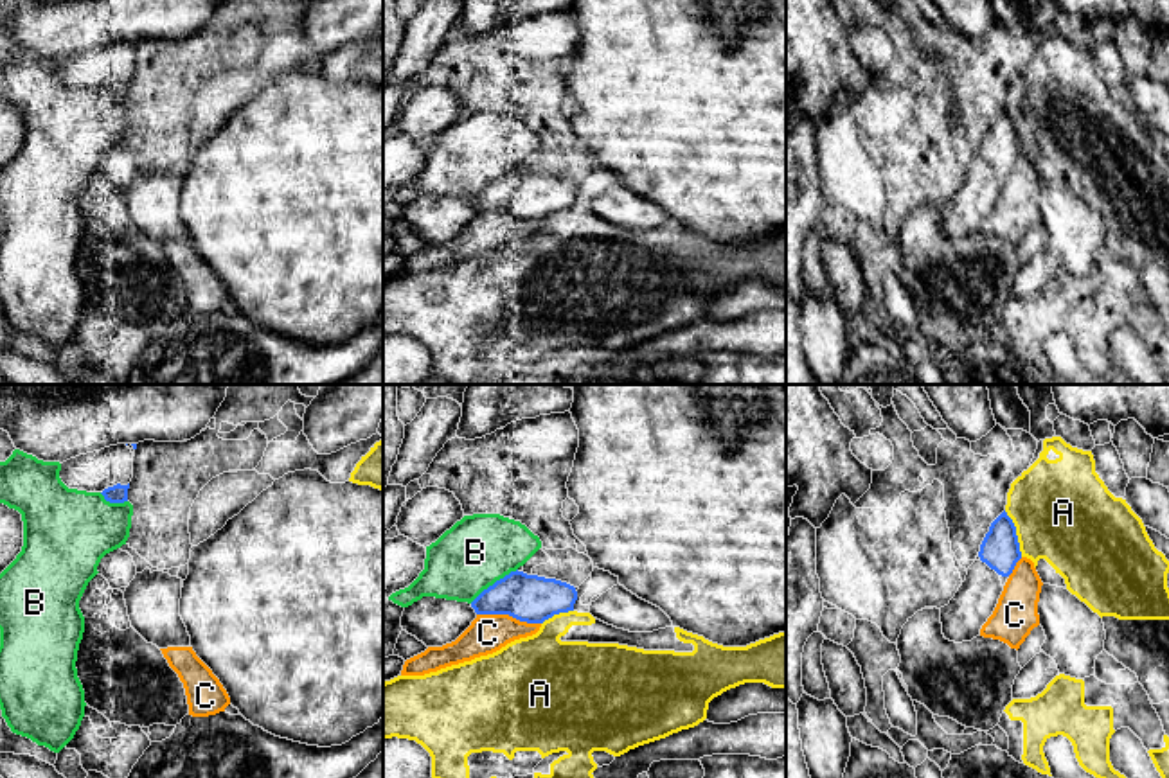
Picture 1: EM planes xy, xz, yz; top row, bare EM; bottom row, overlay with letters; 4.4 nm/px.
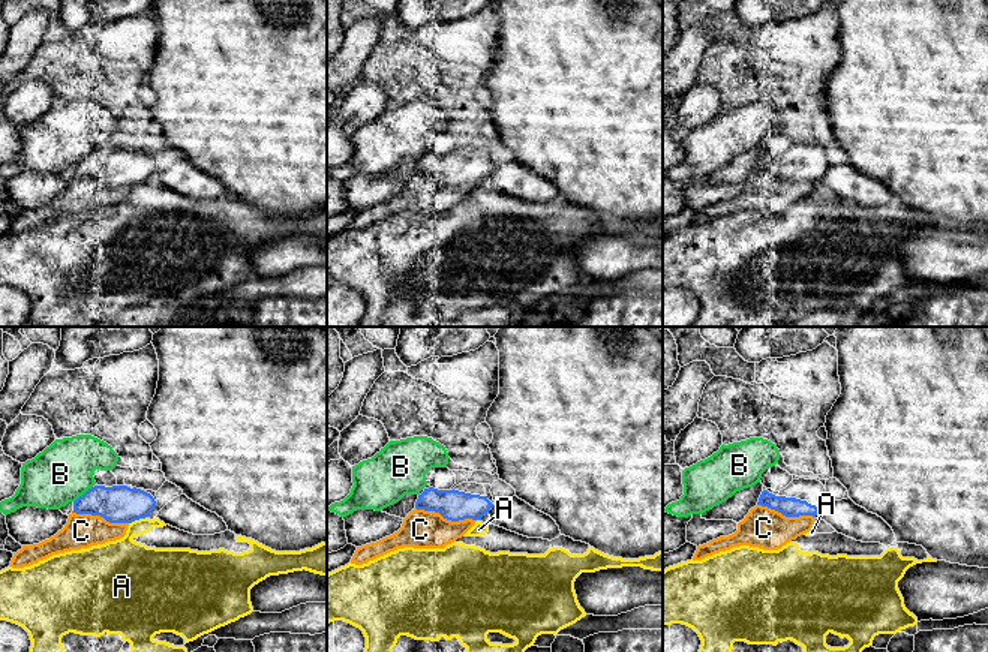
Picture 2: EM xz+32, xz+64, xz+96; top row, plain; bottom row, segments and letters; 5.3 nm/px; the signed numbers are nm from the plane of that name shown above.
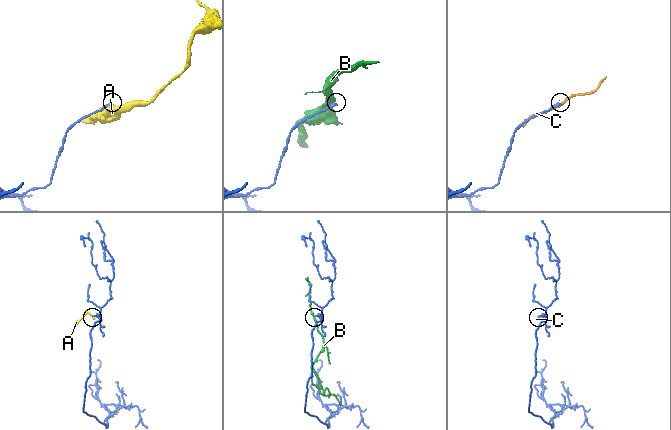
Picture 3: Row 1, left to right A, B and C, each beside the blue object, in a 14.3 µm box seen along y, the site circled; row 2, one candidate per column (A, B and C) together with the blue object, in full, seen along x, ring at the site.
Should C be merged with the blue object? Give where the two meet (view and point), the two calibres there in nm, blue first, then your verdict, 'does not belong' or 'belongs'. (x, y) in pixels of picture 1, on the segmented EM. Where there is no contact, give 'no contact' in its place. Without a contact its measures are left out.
xz (509, 615) | 220/180 nm | does not belong

